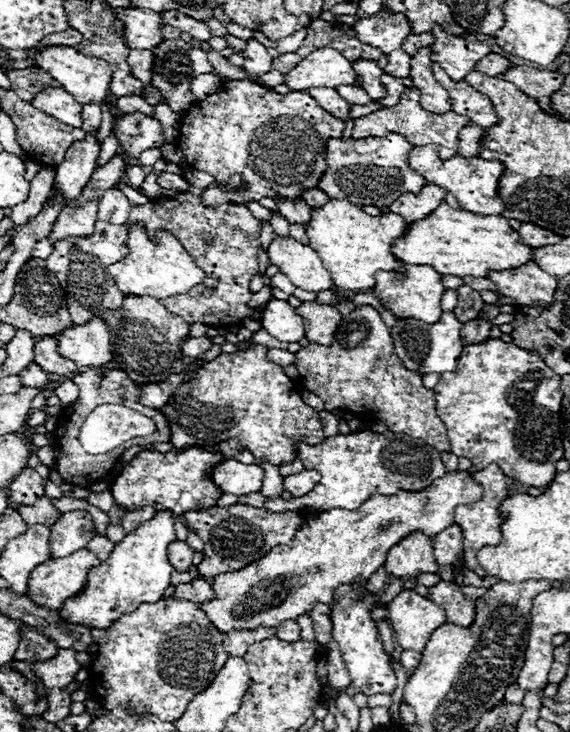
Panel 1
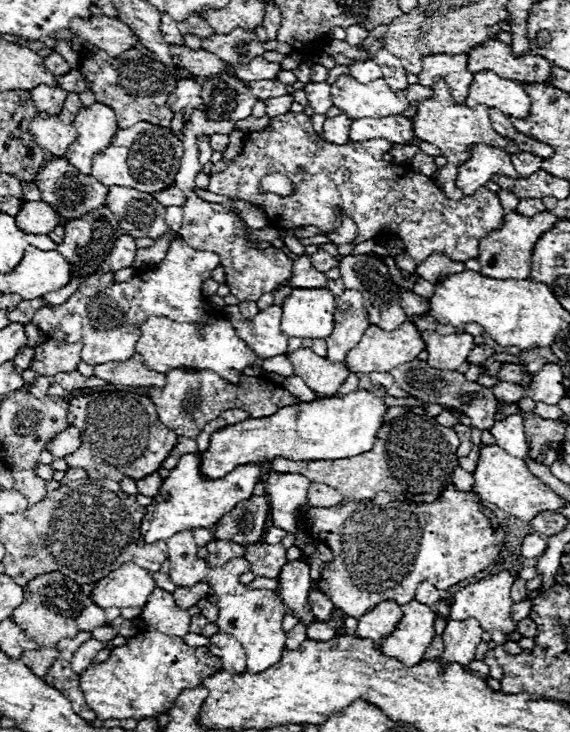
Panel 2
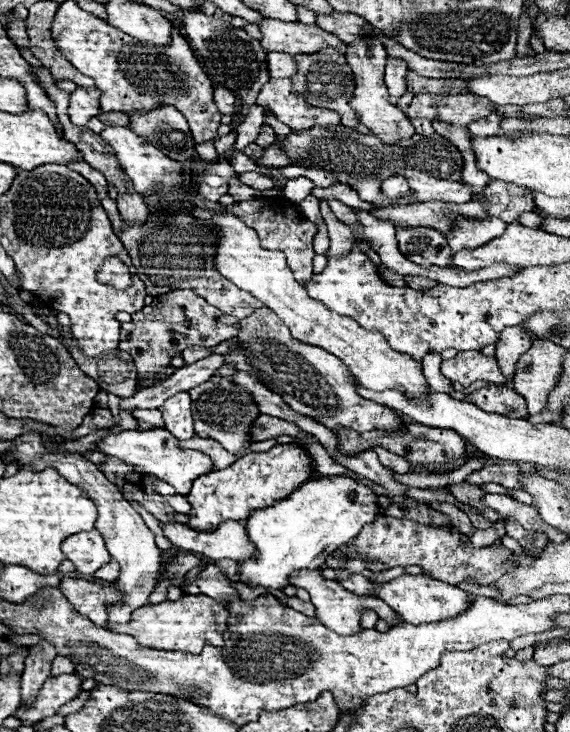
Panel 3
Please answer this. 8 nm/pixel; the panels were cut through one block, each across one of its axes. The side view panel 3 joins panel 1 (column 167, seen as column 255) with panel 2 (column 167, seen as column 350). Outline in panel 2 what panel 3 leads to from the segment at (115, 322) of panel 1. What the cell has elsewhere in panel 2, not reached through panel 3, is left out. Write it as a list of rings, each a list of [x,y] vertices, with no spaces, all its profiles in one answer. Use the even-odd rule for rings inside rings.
[[[172,370],[172,372],[166,374],[166,386],[164,386],[164,390],[150,388],[148,390],[148,398],[156,406],[158,420],[168,430],[176,432],[178,436],[186,436],[186,438],[196,438],[202,432],[202,428],[210,420],[218,418],[224,410],[242,408],[252,418],[264,418],[264,416],[276,414],[284,406],[290,406],[290,404],[298,402],[284,388],[280,388],[278,384],[274,384],[274,382],[266,379],[242,376],[242,382],[238,386],[234,386],[234,384],[226,384],[214,372],[204,372],[204,370],[202,372]],[[254,390],[260,390],[260,392],[254,392]]]

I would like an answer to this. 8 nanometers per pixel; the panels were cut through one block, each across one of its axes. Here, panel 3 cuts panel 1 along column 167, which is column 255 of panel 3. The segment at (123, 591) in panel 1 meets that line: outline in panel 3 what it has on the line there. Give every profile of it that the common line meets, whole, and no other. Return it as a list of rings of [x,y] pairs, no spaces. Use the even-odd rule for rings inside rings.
[[[326,476],[310,480],[274,506],[252,512],[246,520],[246,534],[256,552],[252,558],[238,562],[238,576],[250,588],[282,590],[290,586],[292,572],[320,570],[336,548],[356,538],[360,528],[376,520],[376,516],[376,494],[354,478]]]

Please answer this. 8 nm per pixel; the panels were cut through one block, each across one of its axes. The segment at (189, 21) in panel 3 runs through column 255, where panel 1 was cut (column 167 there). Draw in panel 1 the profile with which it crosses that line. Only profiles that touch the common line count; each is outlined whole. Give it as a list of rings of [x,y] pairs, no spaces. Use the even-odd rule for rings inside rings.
[[[174,38],[174,40],[162,40],[156,48],[154,48],[154,74],[152,76],[152,84],[164,94],[166,104],[176,112],[176,114],[184,114],[194,98],[190,94],[190,82],[192,78],[196,78],[198,74],[206,74],[210,72],[212,66],[206,58],[206,52],[200,48],[194,48],[192,44],[184,42],[182,38]]]

